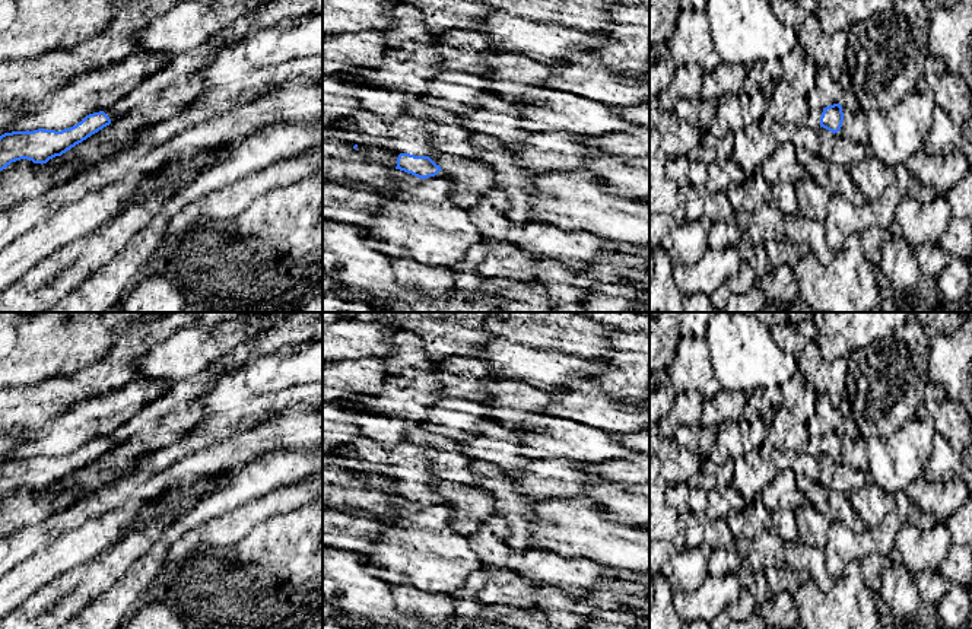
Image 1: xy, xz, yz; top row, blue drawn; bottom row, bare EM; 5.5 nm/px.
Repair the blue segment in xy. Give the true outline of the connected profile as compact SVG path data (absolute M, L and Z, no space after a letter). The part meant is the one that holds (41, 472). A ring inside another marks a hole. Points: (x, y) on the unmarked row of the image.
M101 423L89 429L60 429L51 425L48 439L54 447L53 457L38 455L0 463L0 498L20 486L47 490L109 452L111 447L101 436L102 431Z

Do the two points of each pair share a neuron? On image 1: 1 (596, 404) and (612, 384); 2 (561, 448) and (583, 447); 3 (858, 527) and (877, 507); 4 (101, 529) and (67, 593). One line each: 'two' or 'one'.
1: two
2: one
3: two
4: two

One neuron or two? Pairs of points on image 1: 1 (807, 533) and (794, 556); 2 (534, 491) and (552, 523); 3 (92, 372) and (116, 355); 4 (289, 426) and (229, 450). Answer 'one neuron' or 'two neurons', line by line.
1: two neurons
2: two neurons
3: one neuron
4: one neuron

